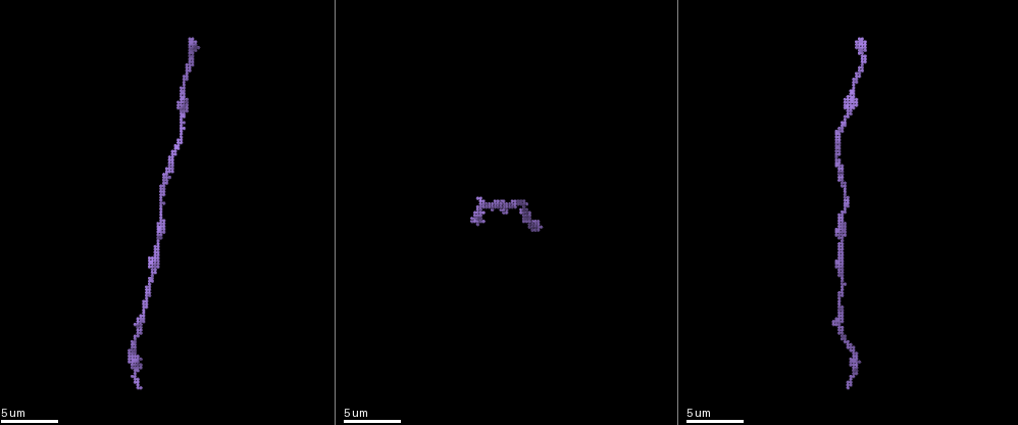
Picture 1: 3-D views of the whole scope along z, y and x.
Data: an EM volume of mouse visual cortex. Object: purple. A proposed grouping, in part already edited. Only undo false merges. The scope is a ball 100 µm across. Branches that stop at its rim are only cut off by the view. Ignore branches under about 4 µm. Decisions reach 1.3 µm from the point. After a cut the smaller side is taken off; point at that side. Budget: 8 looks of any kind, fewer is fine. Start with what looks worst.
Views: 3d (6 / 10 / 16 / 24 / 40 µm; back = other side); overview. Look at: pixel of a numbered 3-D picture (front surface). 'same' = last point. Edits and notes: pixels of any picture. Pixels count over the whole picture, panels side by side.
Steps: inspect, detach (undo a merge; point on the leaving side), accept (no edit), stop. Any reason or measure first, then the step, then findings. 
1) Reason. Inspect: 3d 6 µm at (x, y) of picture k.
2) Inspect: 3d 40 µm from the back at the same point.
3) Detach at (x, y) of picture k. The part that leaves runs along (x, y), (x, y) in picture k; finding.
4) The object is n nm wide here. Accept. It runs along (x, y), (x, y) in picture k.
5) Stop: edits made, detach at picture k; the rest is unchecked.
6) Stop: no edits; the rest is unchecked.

Inspect: 3d 16 µm at (162, 208) of picture 1.

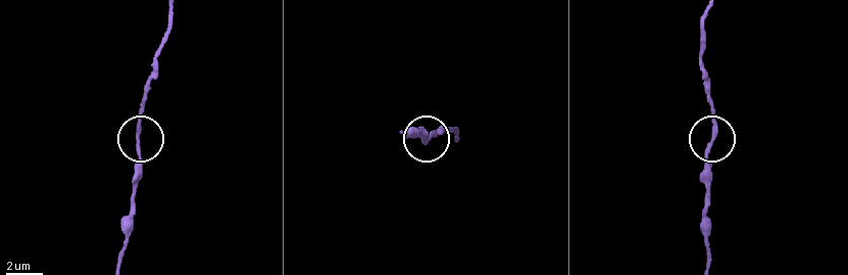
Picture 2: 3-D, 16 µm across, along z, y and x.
The object is 190 nm wide here. Accept. It runs along (138, 142), (138, 184) in picture 2; one neuron here.

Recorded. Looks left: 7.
Calibre changes. Inspect: 3d 6 µm at (132, 346) of picture 1.

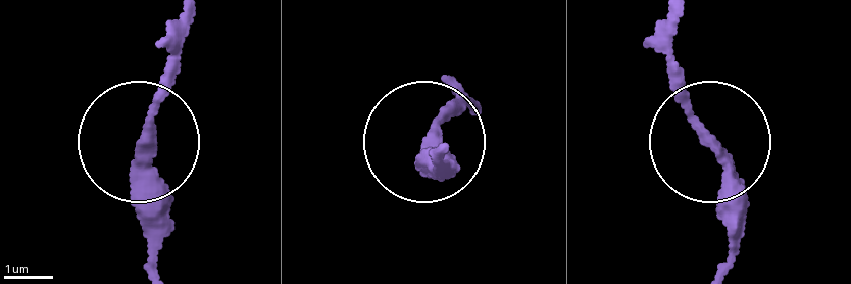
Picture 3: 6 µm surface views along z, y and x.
Inspect: 3d 6 µm from the back at (434, 140) of picture 3.

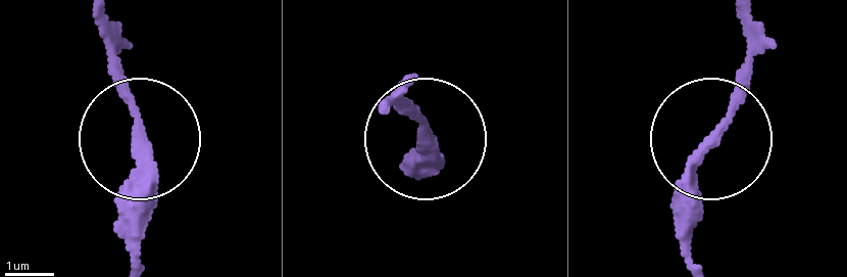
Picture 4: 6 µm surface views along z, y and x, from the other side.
The object is 220 nm wide here. Accept. It runs along (98, 13), (135, 124), (135, 258) in picture 4; all the same neuron.

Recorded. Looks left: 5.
Inspect: 3d 6 µm at (184, 117) of picture 1.

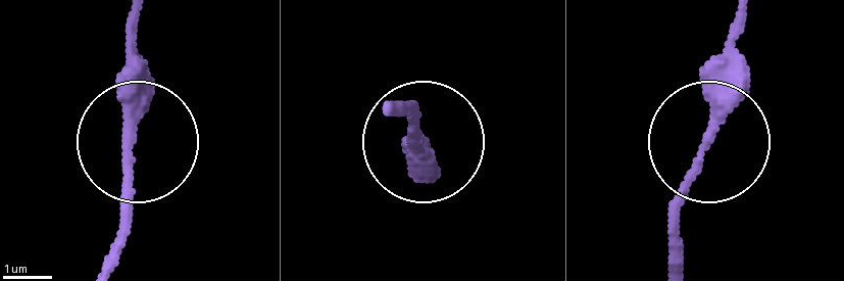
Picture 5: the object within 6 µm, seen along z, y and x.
Accept. It runs along (679, 261), (679, 199), (711, 138), (715, 64), (739, 16) in picture 5; continuous, no second neuron.

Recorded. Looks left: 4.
Inspect: 3d 10 µm at (153, 277) of picture 1.

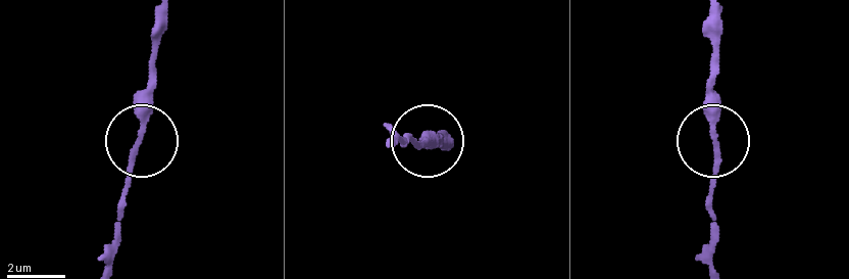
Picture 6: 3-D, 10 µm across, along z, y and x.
Accept. It runs along (161, 19), (154, 107), (132, 166), (125, 215) in picture 6; continuous, no second neuron.

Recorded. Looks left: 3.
Stop: no edits; the rest is unchecked.

